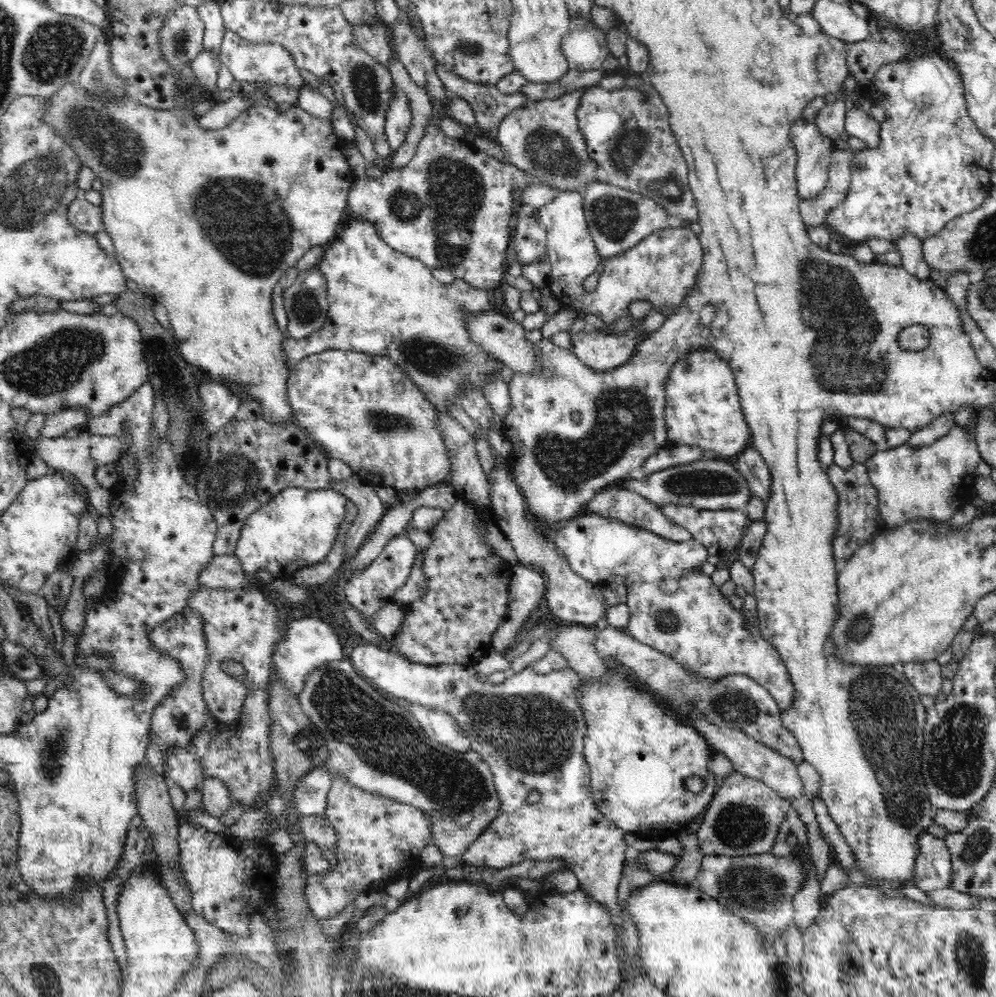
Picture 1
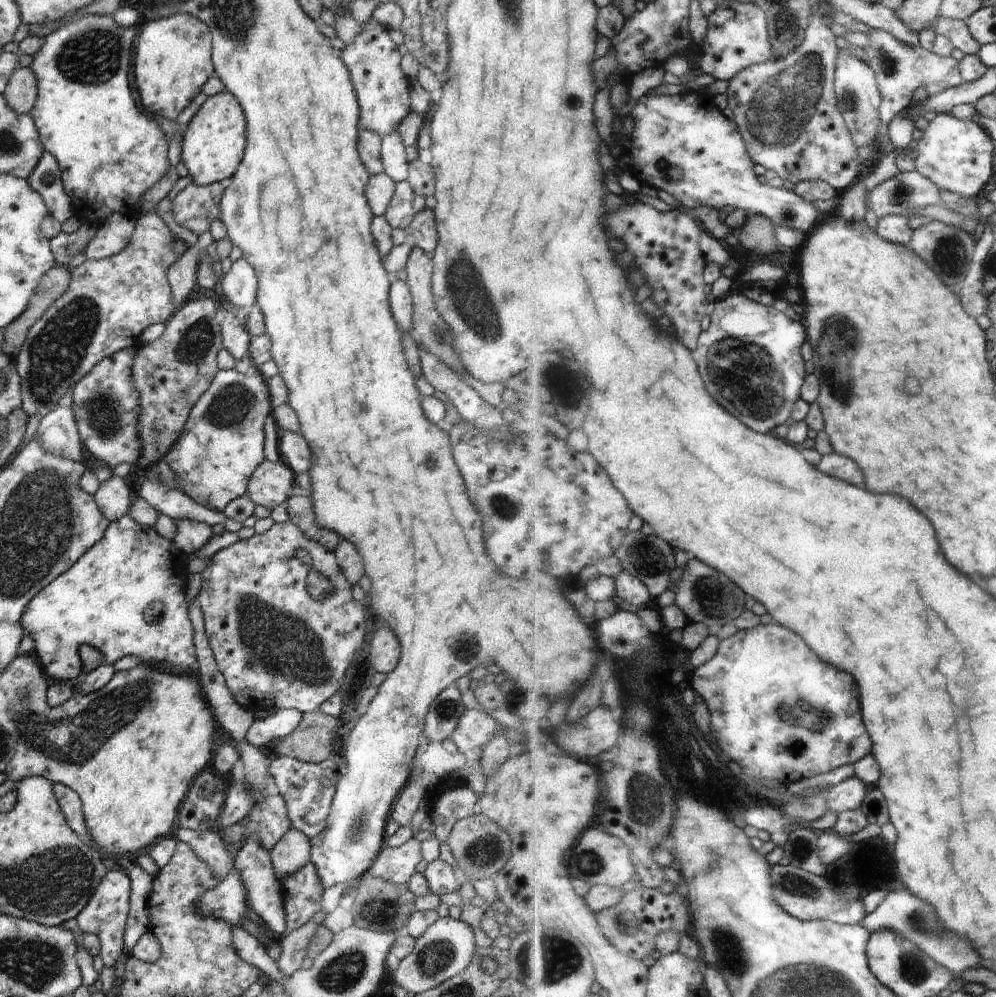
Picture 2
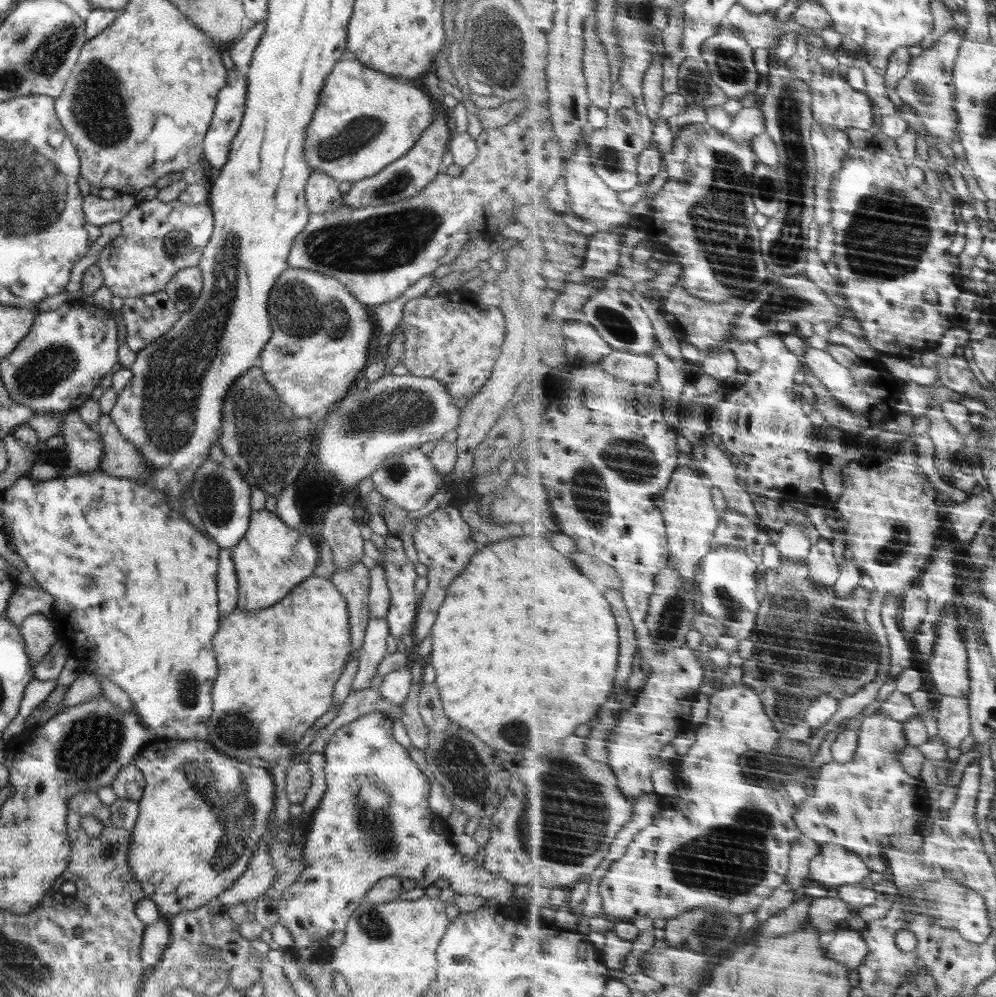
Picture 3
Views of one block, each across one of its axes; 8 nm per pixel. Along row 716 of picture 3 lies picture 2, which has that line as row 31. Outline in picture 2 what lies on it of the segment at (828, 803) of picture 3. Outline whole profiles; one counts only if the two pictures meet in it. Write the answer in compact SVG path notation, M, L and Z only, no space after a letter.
M873 28L867 33L869 37L868 45L865 46L866 58L869 66L877 75L880 91L883 95L881 107L880 130L878 136L874 137L874 145L877 147L879 158L883 158L892 152L897 153L896 144L892 144L891 125L896 116L903 115L904 110L912 104L914 94L918 88L928 88L929 94L940 94L950 88L958 88L964 84L965 79L960 69L960 61L953 57L944 57L935 51L927 50L920 46L914 48L902 40L898 40L892 32Z

